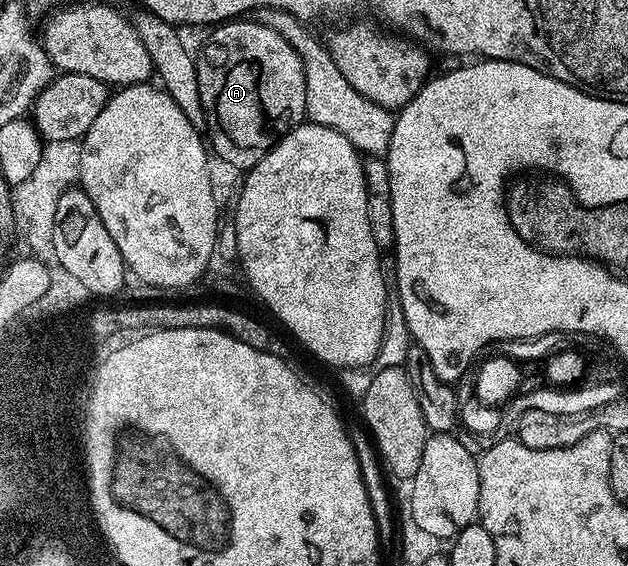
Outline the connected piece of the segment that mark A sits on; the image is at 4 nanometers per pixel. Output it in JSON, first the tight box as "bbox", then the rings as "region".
{"bbox":[195,17,306,172],"region":[[[237,17],[217,23],[195,56],[198,93],[211,150],[224,163],[247,172],[287,131],[306,119],[306,77],[299,53],[266,25]]]}

